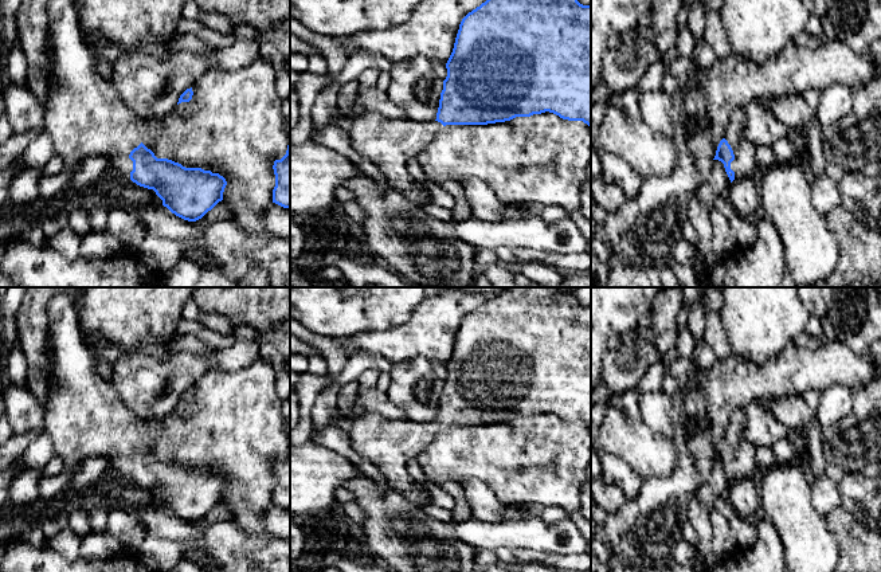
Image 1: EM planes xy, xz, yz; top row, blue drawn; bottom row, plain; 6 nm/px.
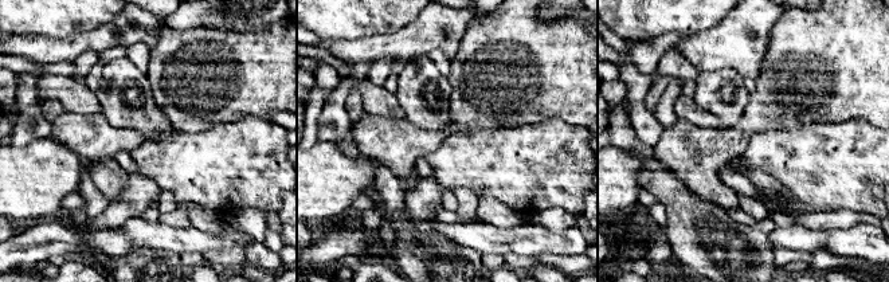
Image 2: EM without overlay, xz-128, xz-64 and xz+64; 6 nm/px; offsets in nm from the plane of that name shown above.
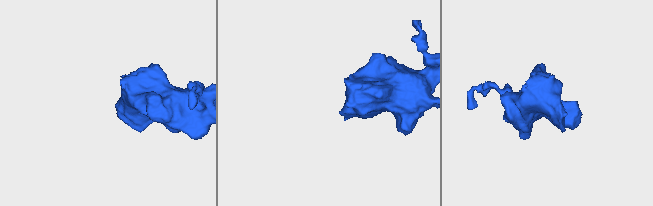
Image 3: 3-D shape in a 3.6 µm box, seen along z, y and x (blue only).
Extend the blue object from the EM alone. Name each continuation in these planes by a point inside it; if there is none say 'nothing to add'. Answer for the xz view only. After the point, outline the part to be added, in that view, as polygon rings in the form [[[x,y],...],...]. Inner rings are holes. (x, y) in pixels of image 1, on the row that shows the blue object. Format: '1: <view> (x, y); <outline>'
1: xz (390, 144); [[[365,113],[352,118],[349,144],[355,150],[357,160],[365,160],[375,164],[387,177],[389,188],[406,193],[419,184],[408,173],[408,162],[430,146],[442,128],[443,125],[438,121],[408,118],[388,120],[379,113]]]

